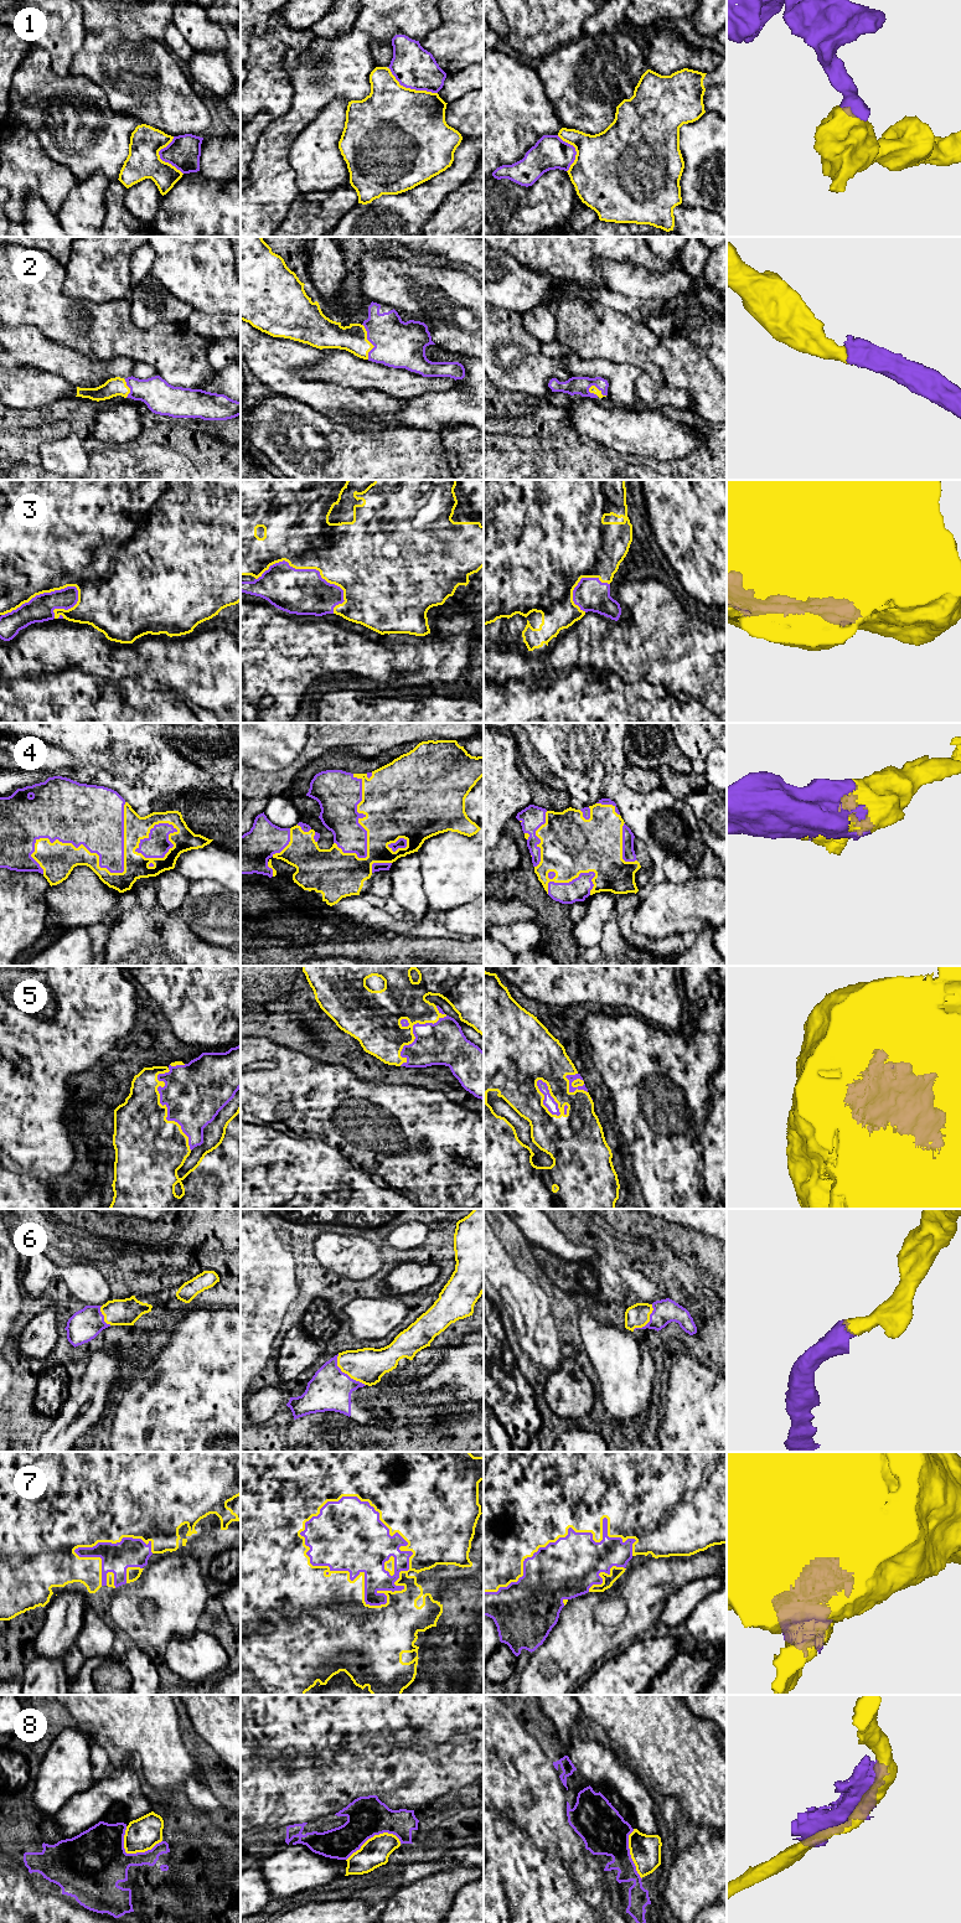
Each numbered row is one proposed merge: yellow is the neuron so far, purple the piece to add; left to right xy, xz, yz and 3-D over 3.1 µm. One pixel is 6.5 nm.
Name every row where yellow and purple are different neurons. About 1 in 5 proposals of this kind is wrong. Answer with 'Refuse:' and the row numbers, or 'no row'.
Refuse: 1, 8

